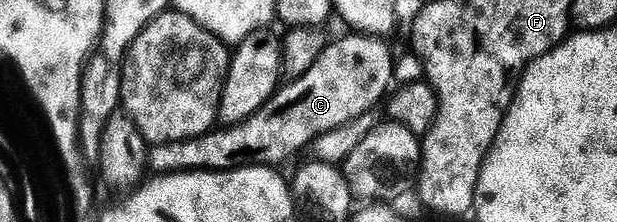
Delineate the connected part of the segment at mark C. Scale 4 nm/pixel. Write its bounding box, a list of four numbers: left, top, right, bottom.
[147,32,393,176]

